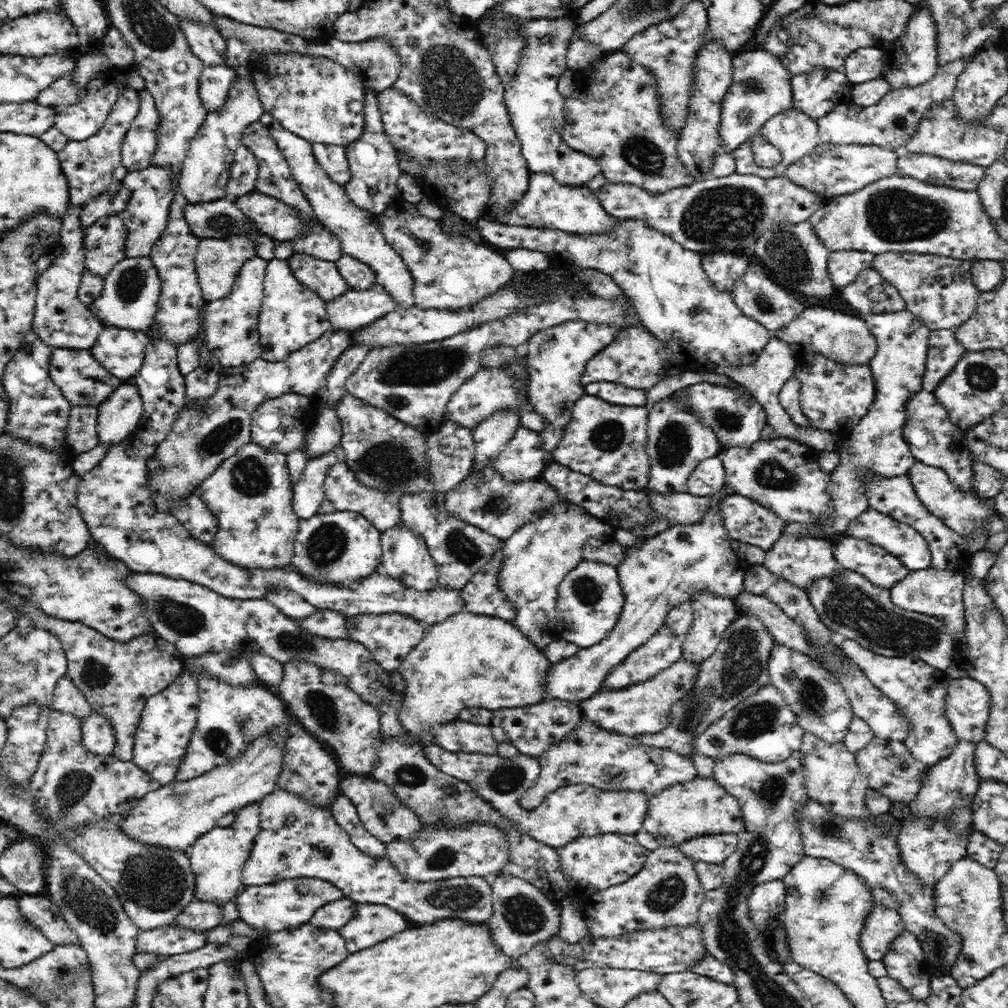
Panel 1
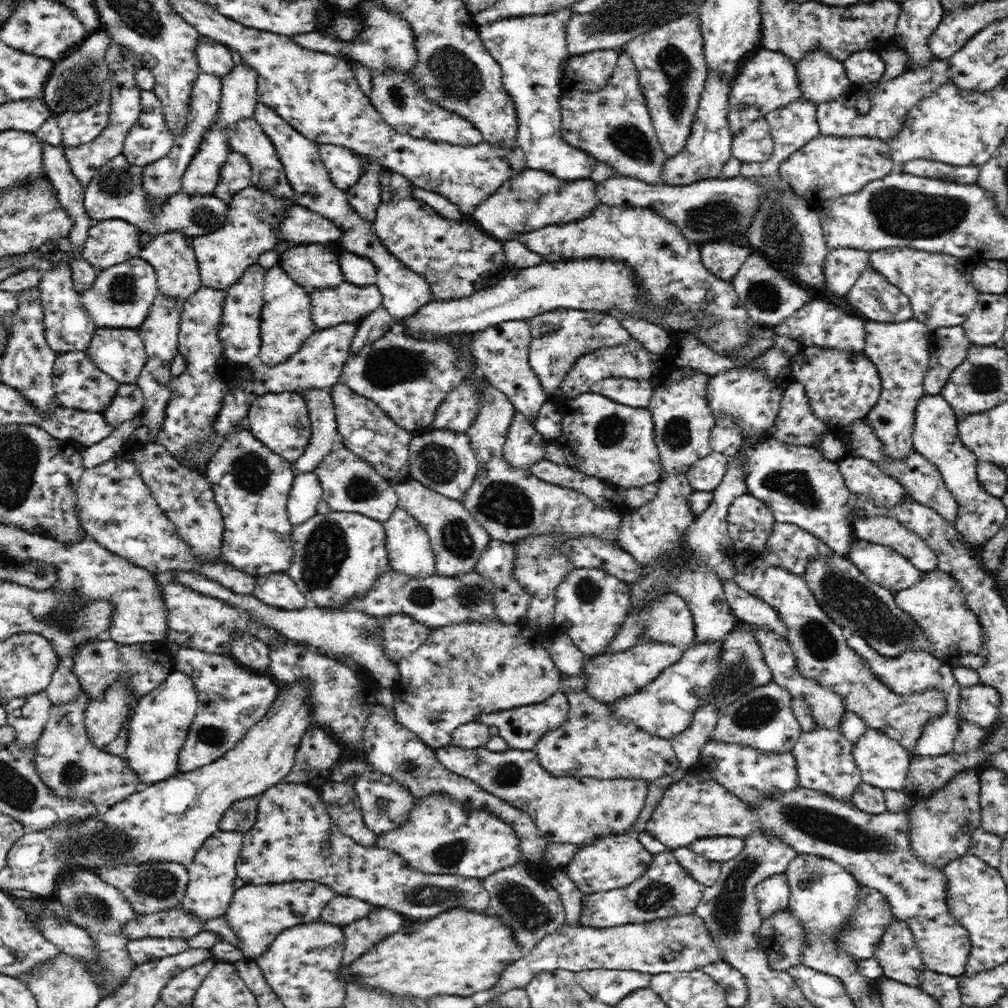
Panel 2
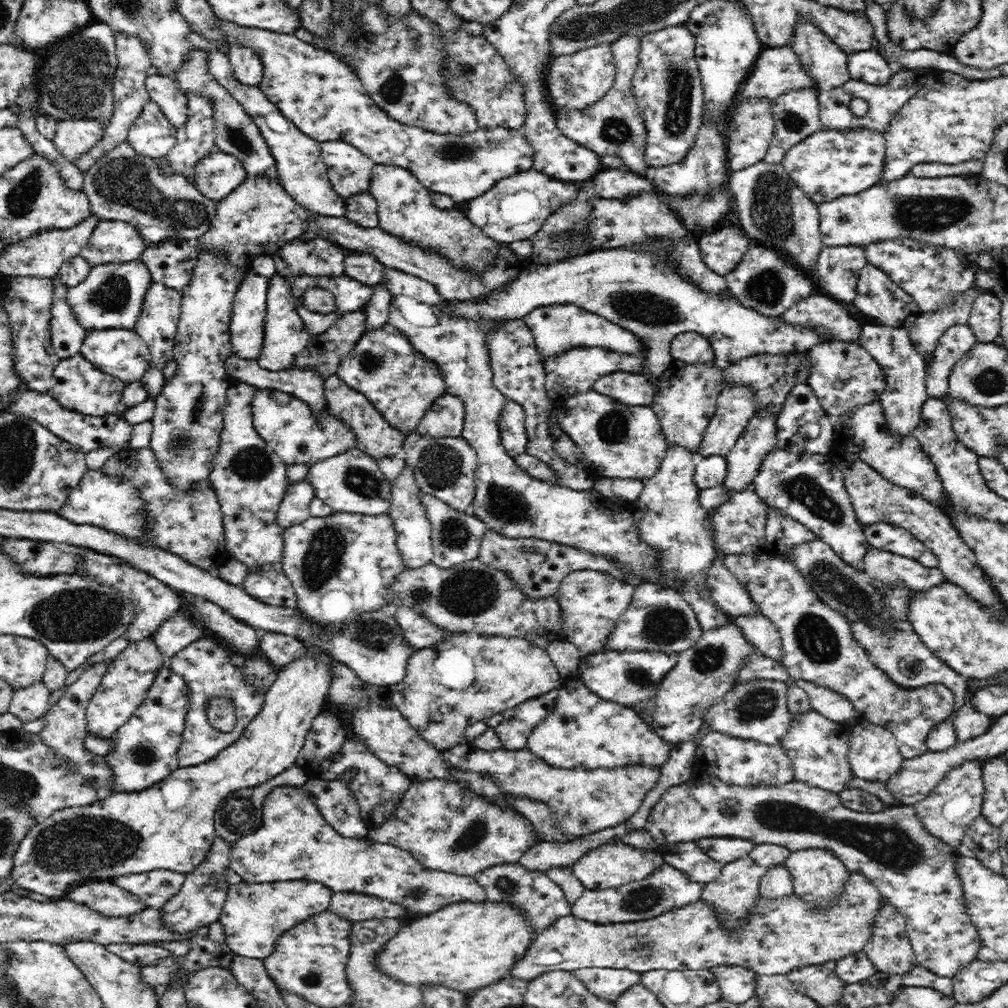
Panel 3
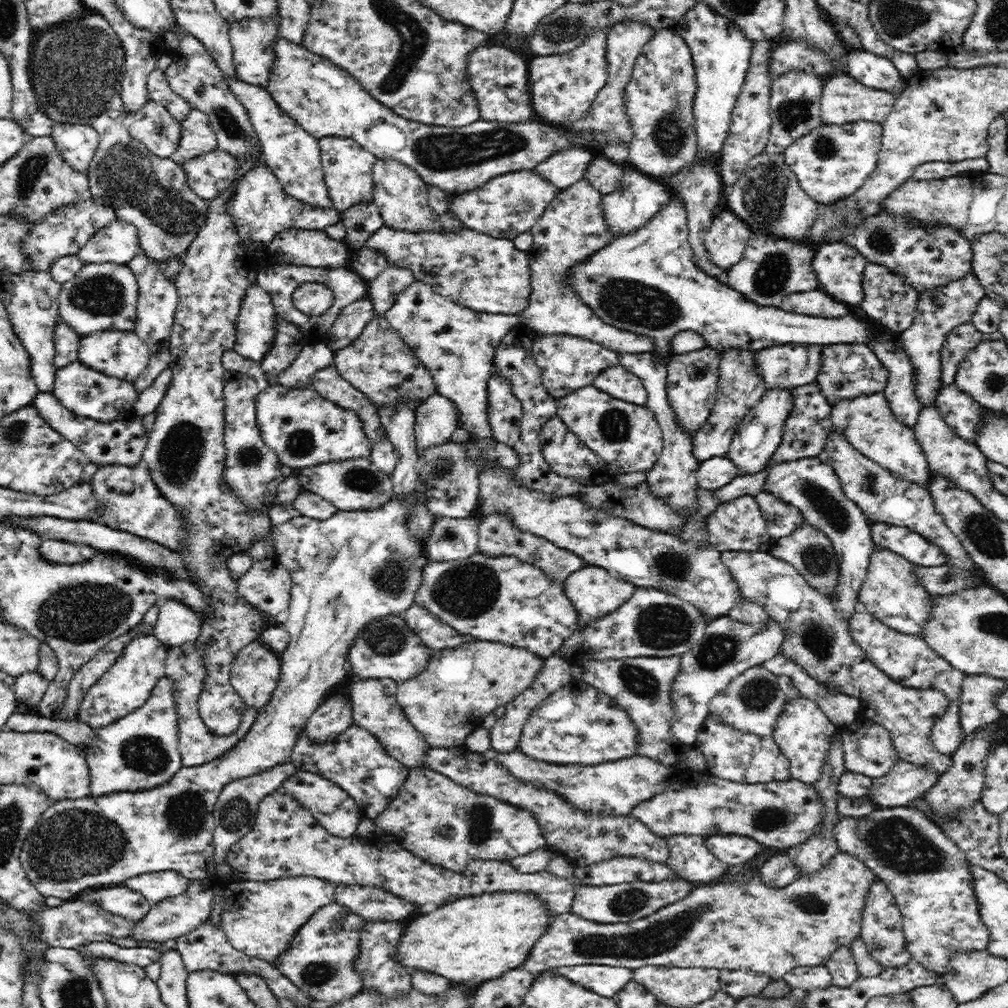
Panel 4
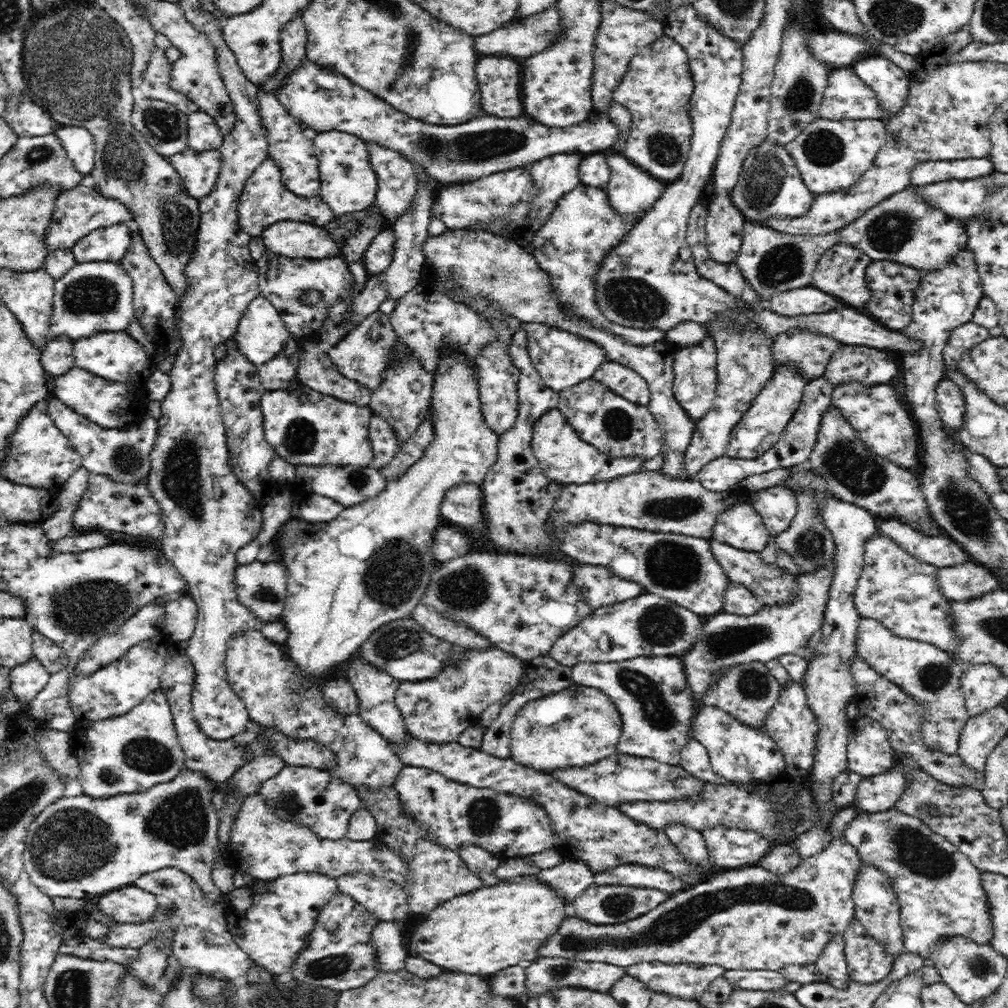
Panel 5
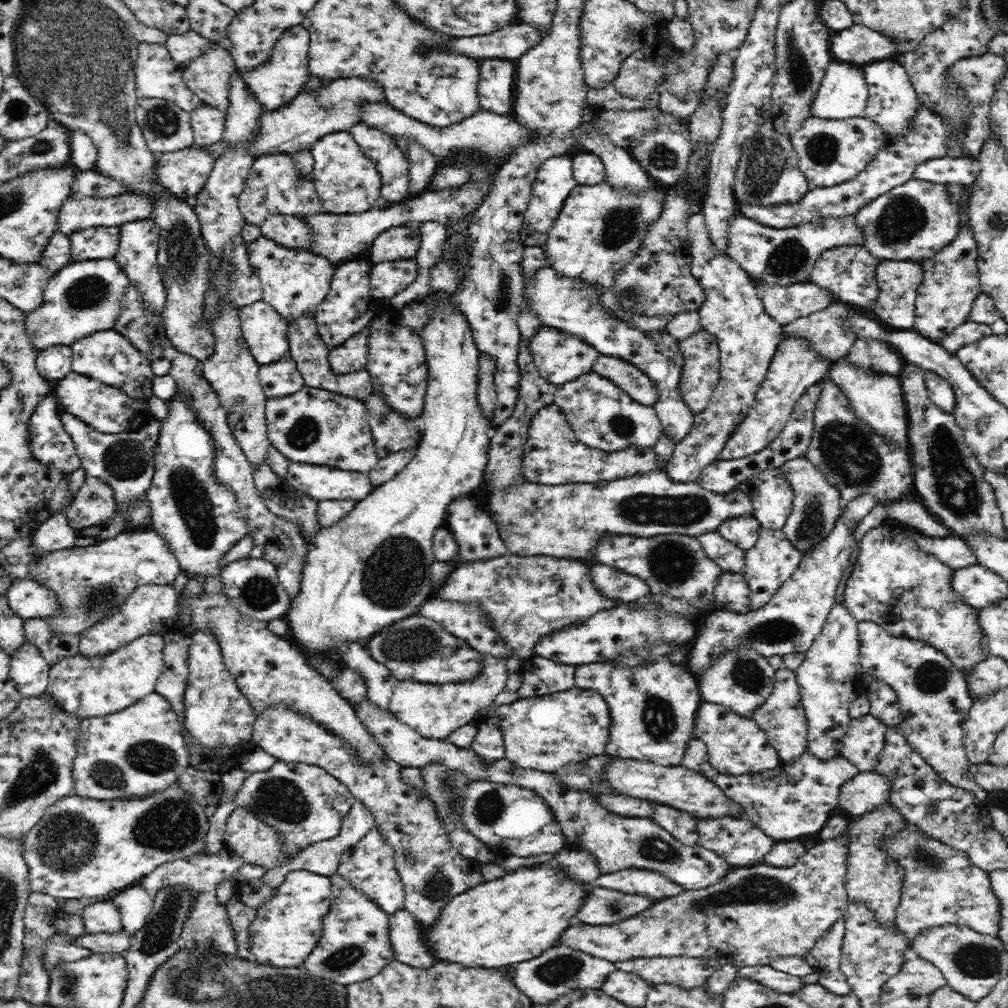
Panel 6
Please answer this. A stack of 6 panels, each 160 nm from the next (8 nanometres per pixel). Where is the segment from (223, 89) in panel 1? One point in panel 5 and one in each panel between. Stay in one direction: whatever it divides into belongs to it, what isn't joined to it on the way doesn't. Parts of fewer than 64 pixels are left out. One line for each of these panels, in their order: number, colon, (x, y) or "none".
2: (164, 176)
3: (195, 138)
4: (198, 138)
5: (204, 133)

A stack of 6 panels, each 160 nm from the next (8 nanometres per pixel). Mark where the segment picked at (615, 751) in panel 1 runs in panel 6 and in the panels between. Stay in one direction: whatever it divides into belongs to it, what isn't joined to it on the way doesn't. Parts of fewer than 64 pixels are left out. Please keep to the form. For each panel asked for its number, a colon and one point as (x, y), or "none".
2: (593, 739)
3: (582, 729)
4: (580, 724)
5: (577, 726)
6: (543, 733)

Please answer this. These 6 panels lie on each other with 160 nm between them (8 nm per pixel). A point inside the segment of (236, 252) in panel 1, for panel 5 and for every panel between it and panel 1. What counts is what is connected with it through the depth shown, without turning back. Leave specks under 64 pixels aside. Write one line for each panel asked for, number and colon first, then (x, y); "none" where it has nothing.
2: (253, 224)
3: (254, 220)
4: (261, 207)
5: (265, 199)

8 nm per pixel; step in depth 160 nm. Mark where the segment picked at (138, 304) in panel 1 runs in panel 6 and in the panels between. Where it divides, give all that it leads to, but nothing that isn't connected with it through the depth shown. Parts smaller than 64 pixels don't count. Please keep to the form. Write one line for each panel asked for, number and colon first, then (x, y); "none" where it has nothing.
2: (119, 298)
3: (110, 297)
4: (102, 296)
5: (97, 296)
6: (80, 299)

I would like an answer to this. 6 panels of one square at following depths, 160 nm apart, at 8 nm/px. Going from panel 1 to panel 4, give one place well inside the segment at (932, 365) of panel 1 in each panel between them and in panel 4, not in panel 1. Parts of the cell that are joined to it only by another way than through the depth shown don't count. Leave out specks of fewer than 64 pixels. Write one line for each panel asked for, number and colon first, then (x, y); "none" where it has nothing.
2: (948, 345)
3: (953, 345)
4: (963, 338)

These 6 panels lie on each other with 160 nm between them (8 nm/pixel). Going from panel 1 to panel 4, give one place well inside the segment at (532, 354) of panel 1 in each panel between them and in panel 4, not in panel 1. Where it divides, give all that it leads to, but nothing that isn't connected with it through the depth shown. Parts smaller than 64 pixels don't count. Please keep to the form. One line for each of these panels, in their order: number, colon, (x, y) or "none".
2: (560, 336)
3: (555, 326)
4: (573, 227)

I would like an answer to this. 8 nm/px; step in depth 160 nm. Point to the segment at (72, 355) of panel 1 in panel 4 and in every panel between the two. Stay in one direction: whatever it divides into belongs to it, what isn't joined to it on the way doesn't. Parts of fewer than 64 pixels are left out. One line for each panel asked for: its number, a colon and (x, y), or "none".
2: (77, 383)
3: (79, 386)
4: (87, 393)

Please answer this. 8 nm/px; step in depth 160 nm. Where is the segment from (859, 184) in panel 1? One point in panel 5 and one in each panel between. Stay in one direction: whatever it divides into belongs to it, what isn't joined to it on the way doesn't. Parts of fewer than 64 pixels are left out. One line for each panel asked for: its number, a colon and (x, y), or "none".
2: (828, 166)
3: (830, 163)
4: (831, 161)
5: (831, 155)

